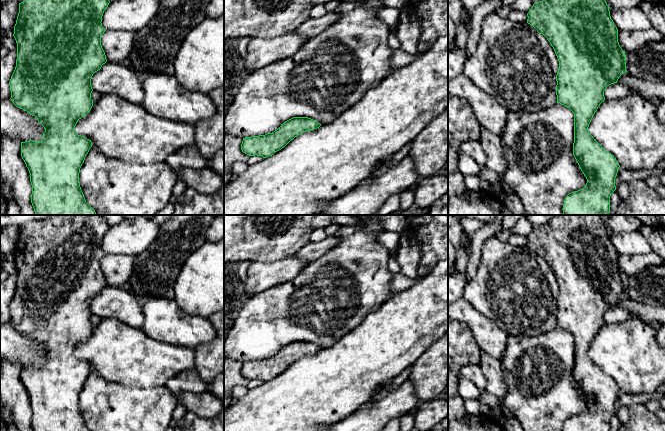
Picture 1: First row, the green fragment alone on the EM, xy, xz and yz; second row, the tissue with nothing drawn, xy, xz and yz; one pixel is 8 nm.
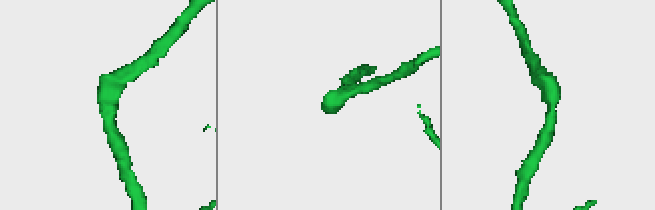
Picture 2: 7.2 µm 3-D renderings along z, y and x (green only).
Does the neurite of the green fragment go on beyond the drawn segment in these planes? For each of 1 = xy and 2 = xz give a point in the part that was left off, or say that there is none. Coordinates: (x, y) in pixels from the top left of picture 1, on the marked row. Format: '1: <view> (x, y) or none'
1: none
2: none

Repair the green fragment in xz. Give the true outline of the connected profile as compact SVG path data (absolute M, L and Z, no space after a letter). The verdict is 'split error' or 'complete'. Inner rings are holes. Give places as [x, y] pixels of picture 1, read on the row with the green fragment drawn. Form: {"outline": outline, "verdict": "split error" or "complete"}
{"outline": "M293 117L272 133L243 138L241 150L249 156L267 158L284 148L302 132L317 129L321 124L308 117Z", "verdict": "complete"}

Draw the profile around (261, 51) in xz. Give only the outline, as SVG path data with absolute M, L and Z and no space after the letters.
M295 33L277 37L252 37L247 46L245 67L254 72L278 60L291 57L306 40Z

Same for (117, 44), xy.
M109 30L101 35L101 45L107 62L125 63L135 41L135 32L125 30Z

